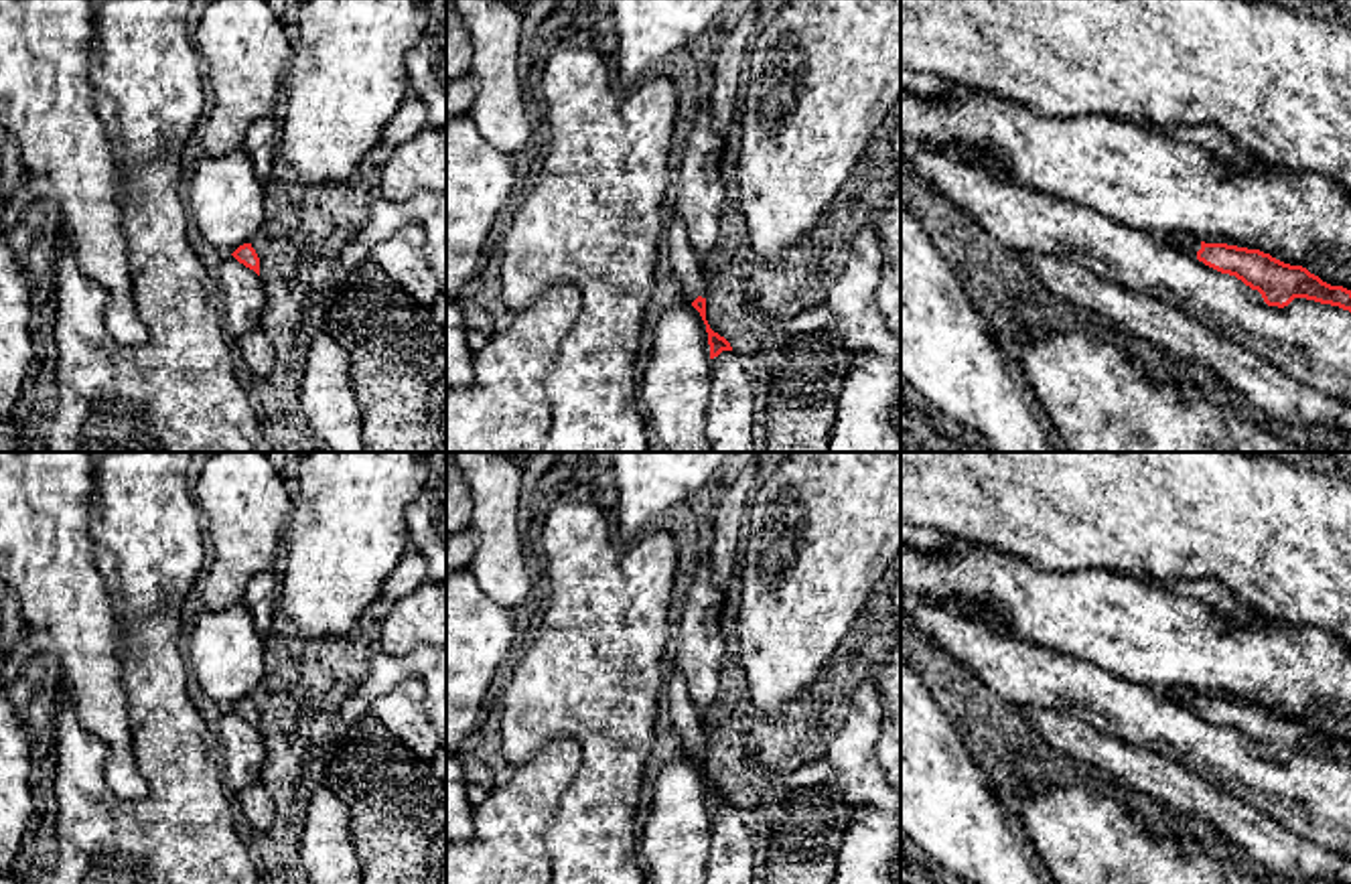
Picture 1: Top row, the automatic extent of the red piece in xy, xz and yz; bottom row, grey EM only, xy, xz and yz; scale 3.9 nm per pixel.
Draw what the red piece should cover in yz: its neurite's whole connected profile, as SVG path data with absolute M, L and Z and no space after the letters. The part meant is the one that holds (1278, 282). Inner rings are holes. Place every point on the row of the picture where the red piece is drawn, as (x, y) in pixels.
M1189 237L1187 243L1177 249L1221 274L1235 276L1252 290L1258 290L1268 306L1284 308L1294 298L1306 298L1351 312L1351 290L1331 286L1306 268L1284 264L1260 249L1205 243L1195 237Z

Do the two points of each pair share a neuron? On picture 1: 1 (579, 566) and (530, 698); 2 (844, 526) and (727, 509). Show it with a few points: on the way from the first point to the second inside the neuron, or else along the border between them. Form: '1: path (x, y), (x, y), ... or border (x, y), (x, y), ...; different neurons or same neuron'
1: path (579, 599), (579, 649), (562, 666); same neuron
2: border (759, 483), (747, 505), (741, 530); different neurons

